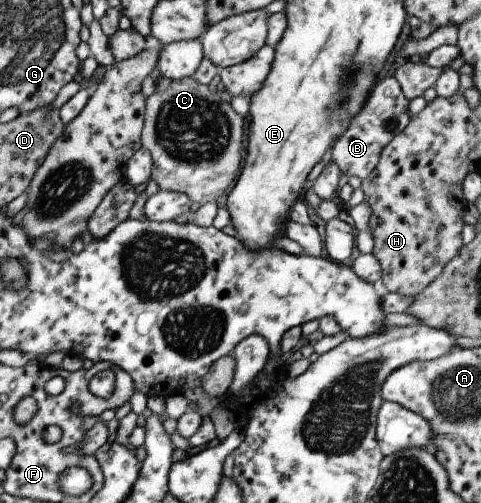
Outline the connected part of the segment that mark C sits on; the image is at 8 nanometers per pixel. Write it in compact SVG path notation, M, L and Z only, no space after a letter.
M160 77L153 93L144 99L144 120L140 133L140 147L147 150L152 157L150 179L158 185L159 190L183 192L192 202L197 201L197 203L201 204L213 203L215 201L220 202L223 199L225 189L231 185L231 181L235 179L235 173L239 171L239 163L241 163L241 135L243 135L243 121L241 121L241 117L231 109L229 104L220 101L219 98L213 95L206 85L198 84L191 77L176 80Z

